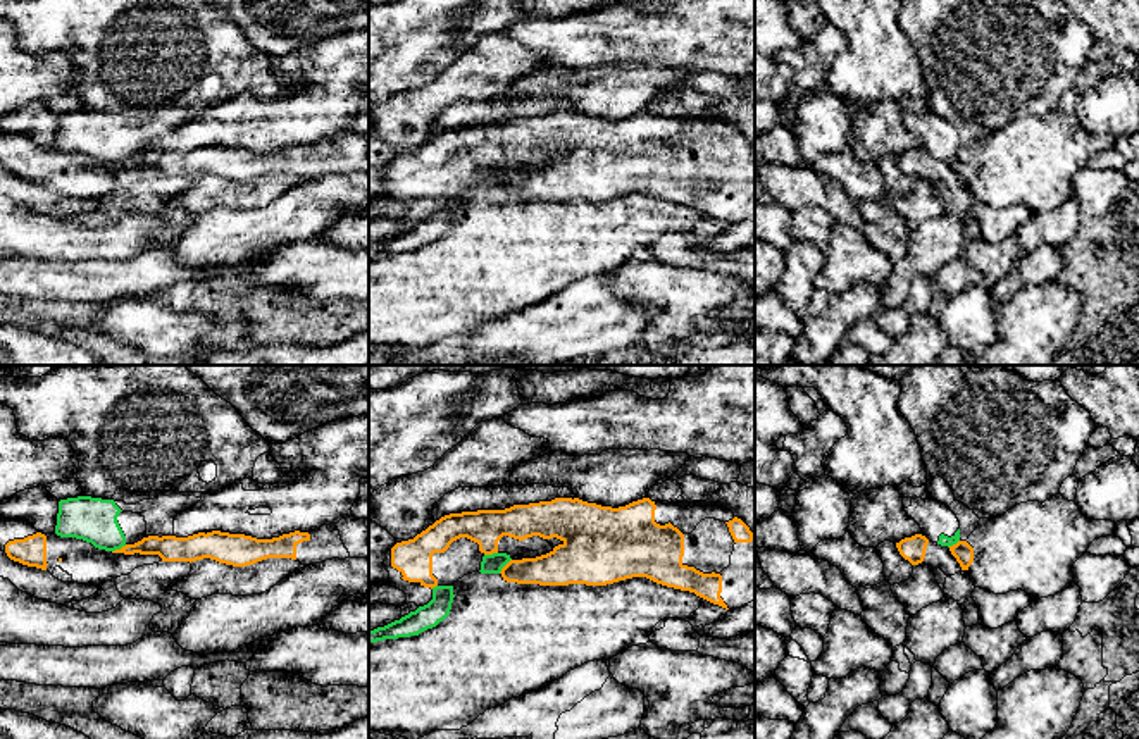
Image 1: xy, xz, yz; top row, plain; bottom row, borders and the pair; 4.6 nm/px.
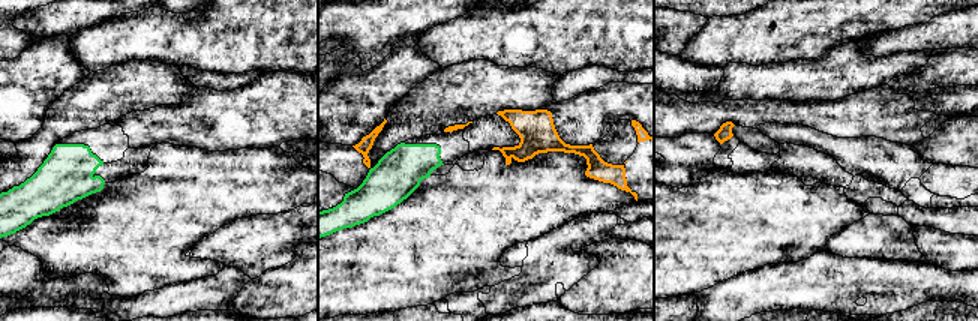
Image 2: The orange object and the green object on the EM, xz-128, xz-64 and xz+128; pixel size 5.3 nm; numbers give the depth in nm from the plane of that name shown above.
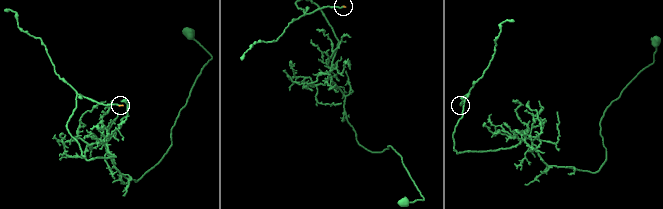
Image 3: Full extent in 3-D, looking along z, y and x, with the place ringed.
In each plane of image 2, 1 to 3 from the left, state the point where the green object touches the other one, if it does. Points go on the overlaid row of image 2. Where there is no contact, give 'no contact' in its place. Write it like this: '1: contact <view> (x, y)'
1: no contact
2: no contact
3: no contact

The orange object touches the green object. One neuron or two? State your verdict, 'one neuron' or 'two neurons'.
two neurons

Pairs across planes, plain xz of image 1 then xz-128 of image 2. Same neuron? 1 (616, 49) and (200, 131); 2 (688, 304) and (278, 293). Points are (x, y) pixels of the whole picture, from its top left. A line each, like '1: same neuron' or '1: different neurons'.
1: different neurons
2: same neuron

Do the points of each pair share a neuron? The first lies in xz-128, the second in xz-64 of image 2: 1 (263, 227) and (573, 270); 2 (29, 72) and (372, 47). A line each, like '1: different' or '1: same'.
1: same
2: different

